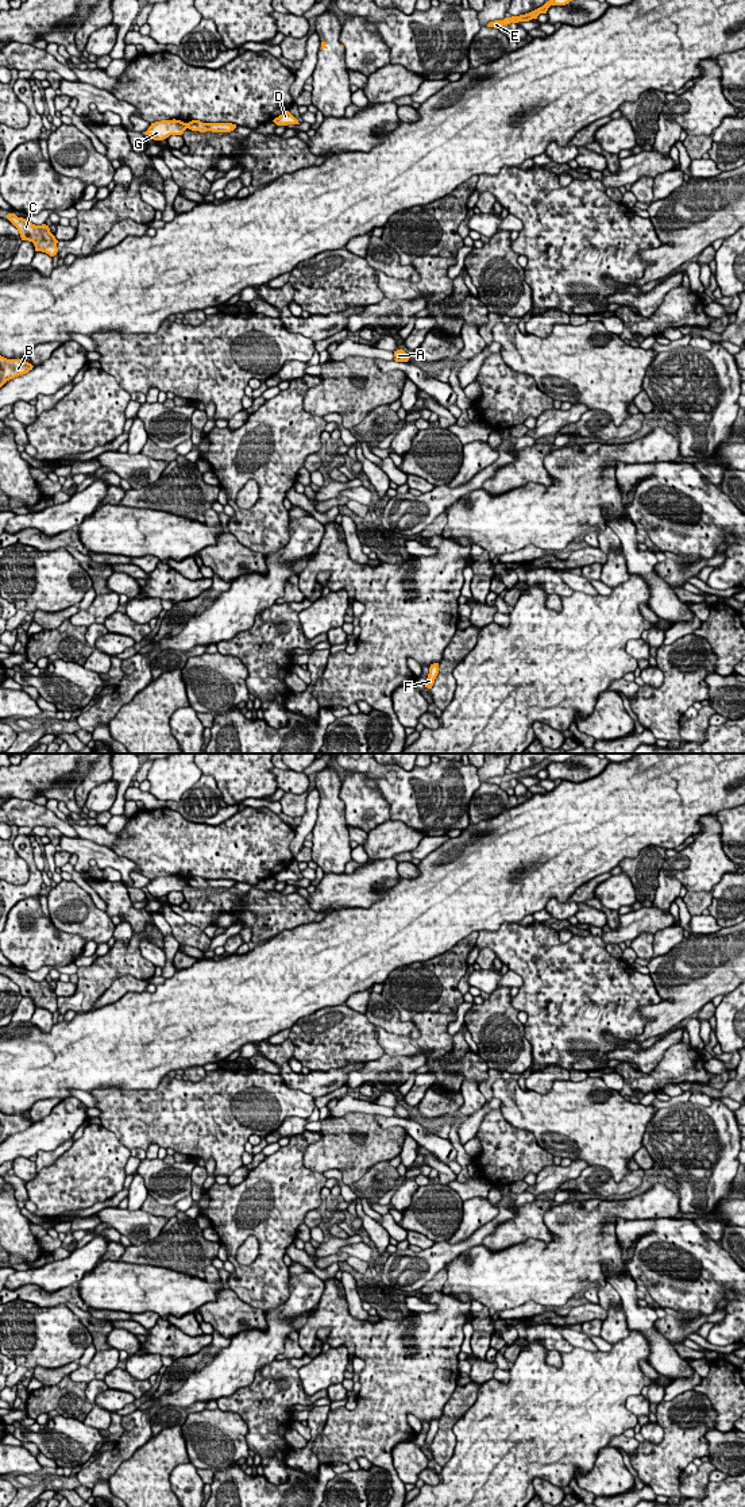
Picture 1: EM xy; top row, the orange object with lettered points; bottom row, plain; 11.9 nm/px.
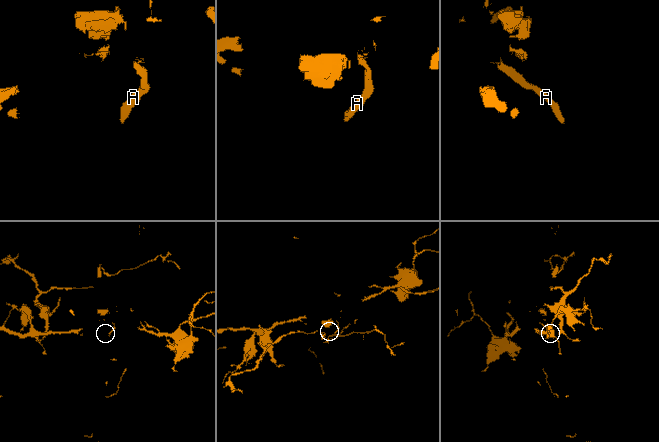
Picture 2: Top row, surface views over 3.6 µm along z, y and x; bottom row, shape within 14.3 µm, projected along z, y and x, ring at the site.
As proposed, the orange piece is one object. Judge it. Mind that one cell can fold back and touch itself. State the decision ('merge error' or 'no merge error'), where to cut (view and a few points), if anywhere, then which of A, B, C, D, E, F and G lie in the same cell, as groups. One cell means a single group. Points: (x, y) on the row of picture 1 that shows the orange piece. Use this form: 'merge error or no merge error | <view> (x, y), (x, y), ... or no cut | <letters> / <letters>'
merge error | xy (185, 123), (188, 127) | A B D E F / C G

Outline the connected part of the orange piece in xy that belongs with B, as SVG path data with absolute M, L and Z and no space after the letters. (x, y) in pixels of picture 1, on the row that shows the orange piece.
M0 355L0 388L9 379L32 370L32 365L23 359L7 359Z

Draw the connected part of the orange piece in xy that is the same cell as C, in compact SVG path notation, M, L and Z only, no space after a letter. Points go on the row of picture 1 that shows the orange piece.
M8 213L7 219L18 228L22 240L28 240L34 243L35 251L46 253L50 257L57 255L58 240L50 232L49 226L35 226L23 217L18 217L15 213Z

